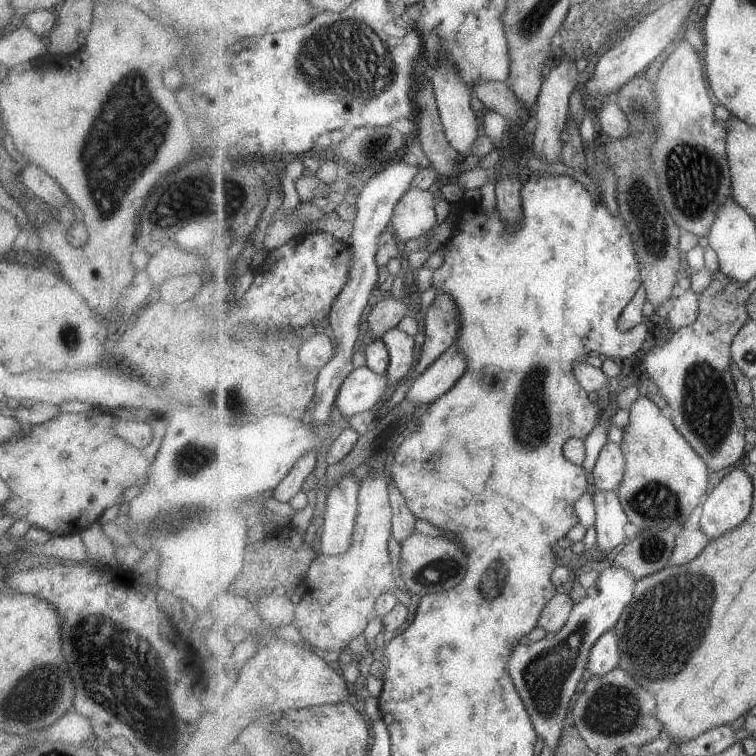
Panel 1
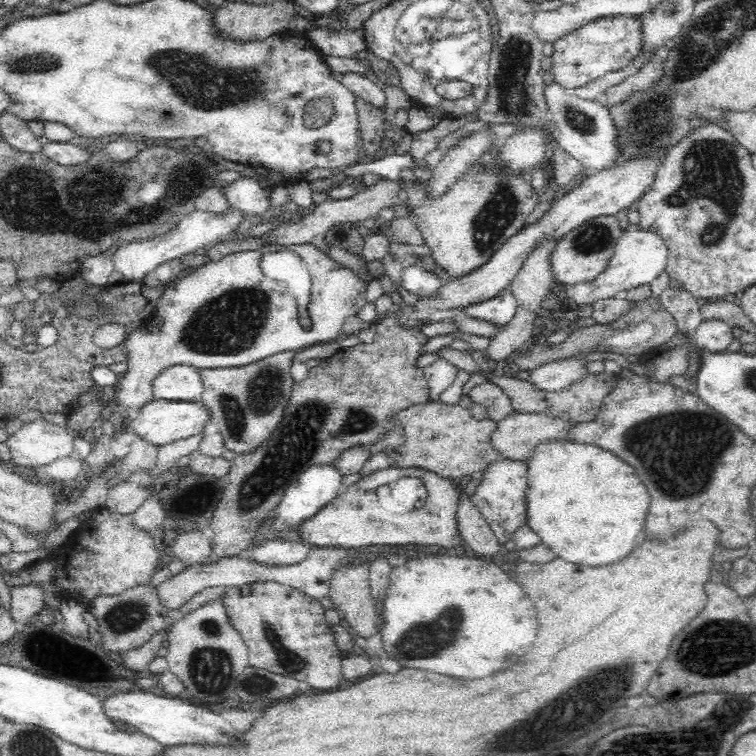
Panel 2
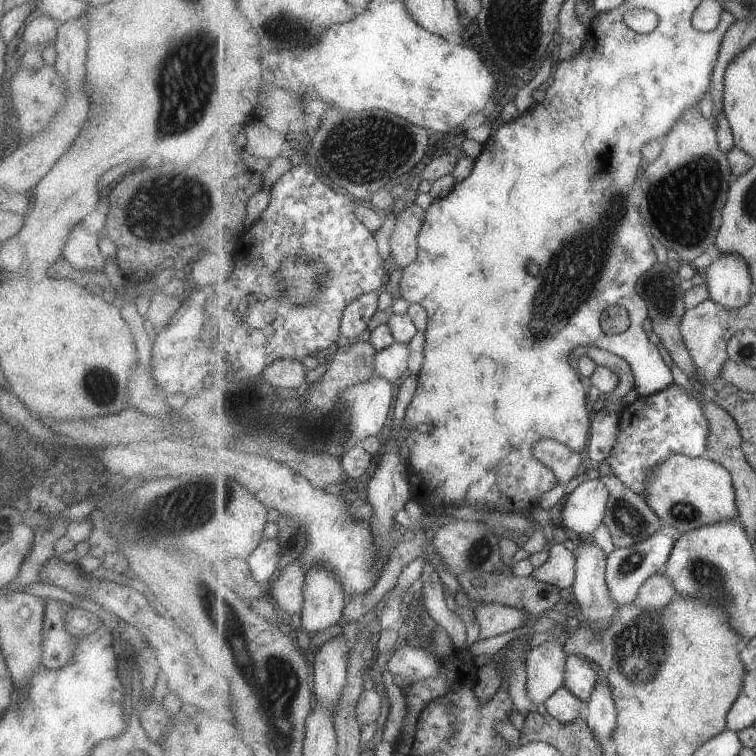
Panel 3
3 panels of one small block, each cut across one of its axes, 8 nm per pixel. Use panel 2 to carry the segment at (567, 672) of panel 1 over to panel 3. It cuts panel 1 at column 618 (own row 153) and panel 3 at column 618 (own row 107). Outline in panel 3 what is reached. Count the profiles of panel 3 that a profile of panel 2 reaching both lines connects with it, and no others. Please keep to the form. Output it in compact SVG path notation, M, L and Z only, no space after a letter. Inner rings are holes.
M664 524L661 530L655 532L650 538L629 547L617 547L611 552L608 556L608 566L606 567L606 582L613 599L619 606L633 603L639 595L643 584L652 575L658 574L665 569L675 544L681 536L682 534L679 530Z

